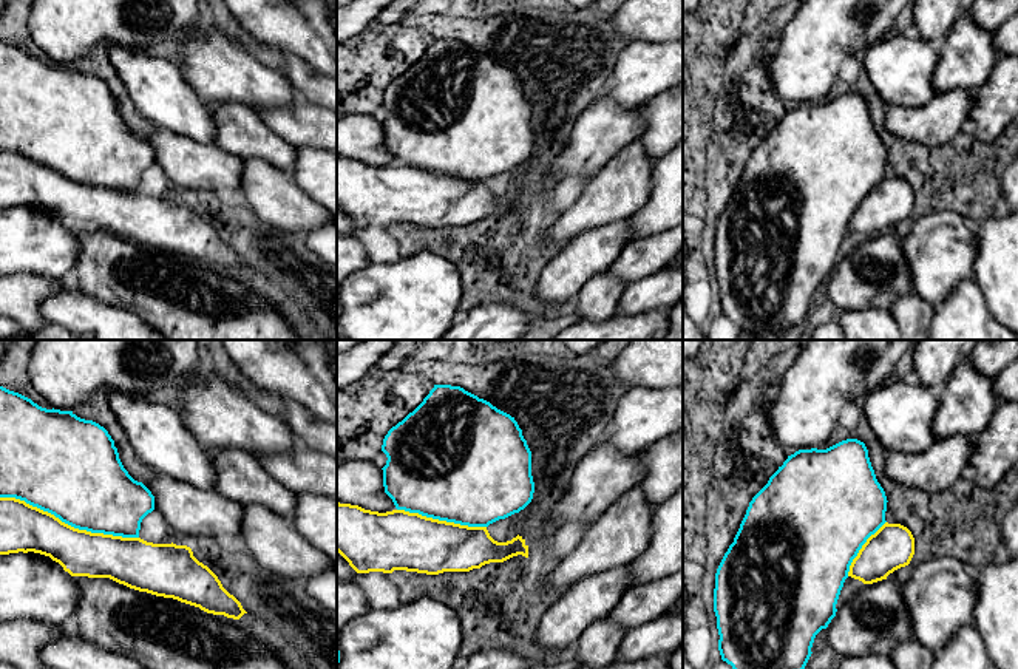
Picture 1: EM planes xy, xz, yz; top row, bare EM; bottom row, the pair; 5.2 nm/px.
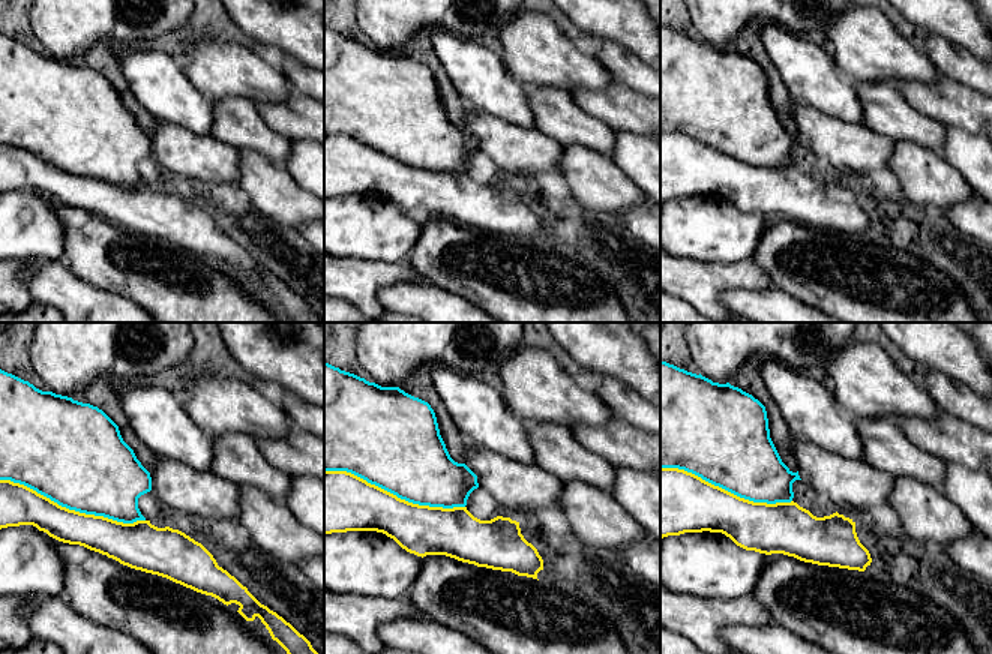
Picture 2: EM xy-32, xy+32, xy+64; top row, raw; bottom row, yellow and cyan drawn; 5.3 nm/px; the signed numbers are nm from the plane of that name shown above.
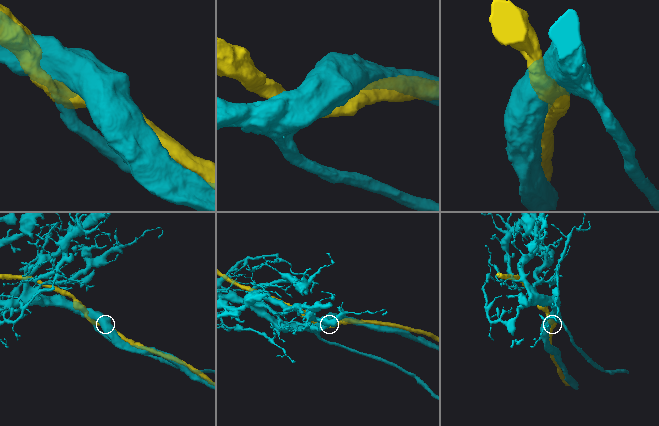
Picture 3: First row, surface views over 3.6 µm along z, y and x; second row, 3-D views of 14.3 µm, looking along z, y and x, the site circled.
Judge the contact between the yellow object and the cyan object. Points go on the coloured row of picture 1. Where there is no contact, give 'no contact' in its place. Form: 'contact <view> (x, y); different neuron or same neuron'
contact xy (70, 526); different neuron

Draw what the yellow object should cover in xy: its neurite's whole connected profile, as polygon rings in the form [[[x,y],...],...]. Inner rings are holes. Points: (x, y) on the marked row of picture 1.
[[[0,498],[0,555],[40,553],[59,562],[71,576],[110,578],[130,589],[173,598],[213,615],[239,620],[247,613],[218,576],[199,562],[190,547],[153,544],[141,538],[91,533],[62,522],[54,514],[15,498]]]

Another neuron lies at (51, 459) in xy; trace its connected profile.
[[[0,386],[0,498],[15,498],[48,511],[62,522],[91,533],[139,538],[142,519],[154,510],[154,496],[124,468],[114,440],[93,420],[73,411],[46,409]]]

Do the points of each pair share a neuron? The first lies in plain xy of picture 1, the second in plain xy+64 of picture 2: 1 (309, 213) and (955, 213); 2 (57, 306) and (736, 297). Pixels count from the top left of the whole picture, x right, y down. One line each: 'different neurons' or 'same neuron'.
1: different neurons
2: same neuron

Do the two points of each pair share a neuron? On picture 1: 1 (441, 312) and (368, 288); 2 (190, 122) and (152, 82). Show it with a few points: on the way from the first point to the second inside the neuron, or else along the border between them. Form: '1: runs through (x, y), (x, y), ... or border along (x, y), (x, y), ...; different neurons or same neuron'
1: runs through (422, 305), (402, 305), (386, 289); same neuron
2: runs through (183, 113), (161, 91); same neuron

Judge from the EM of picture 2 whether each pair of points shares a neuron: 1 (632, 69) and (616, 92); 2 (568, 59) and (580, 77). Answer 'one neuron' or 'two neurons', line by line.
1: two neurons
2: one neuron

